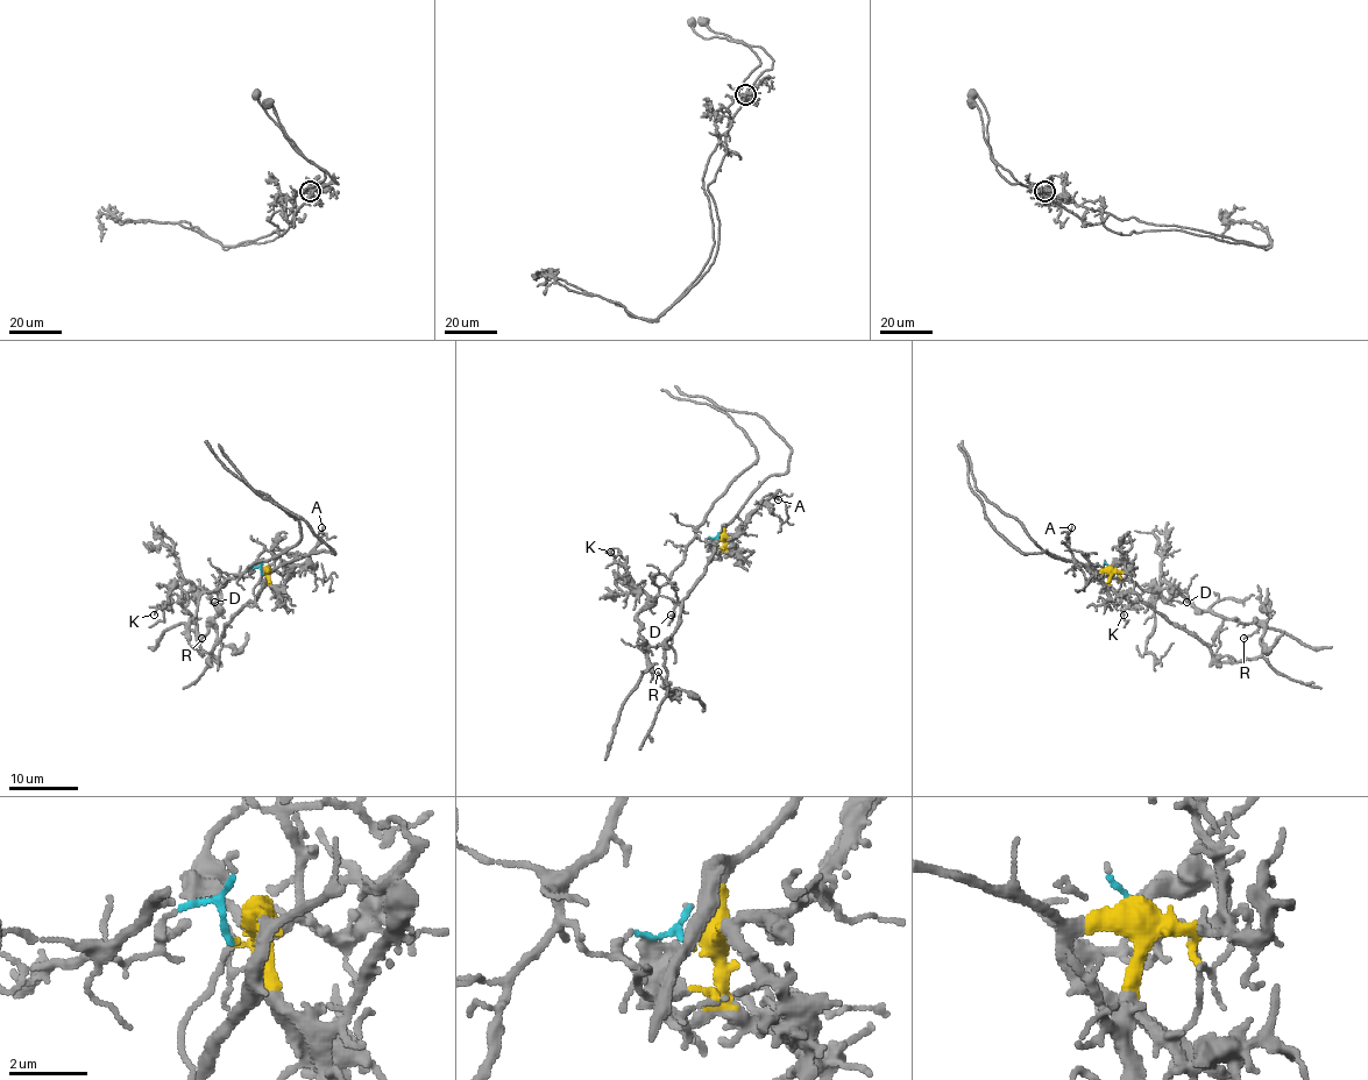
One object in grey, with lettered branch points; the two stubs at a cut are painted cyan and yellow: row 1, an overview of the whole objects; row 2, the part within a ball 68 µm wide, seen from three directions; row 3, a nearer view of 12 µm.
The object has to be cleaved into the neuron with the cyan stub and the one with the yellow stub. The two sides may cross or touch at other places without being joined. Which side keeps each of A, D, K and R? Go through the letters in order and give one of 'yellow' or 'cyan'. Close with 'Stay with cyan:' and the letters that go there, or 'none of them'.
A: yellow
D: cyan
K: cyan
R: yellow
Stay with cyan: D, K

